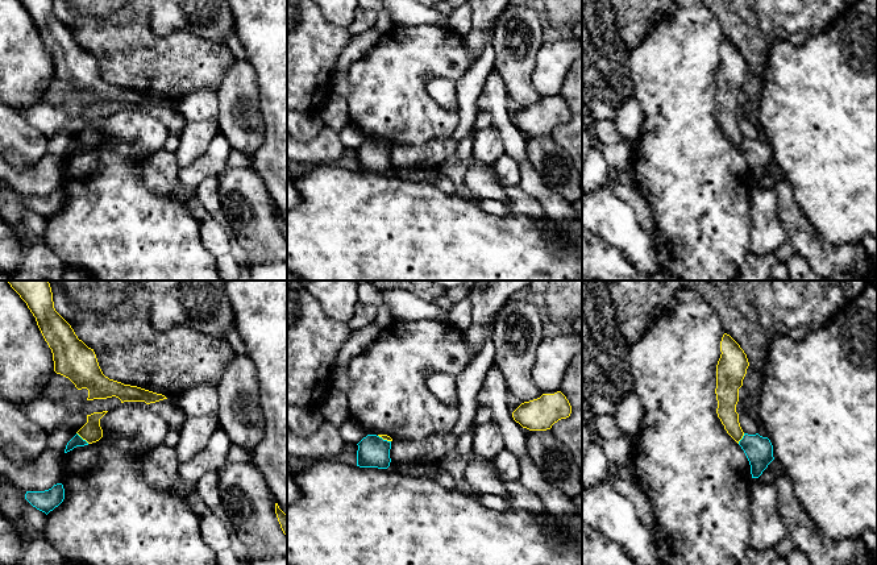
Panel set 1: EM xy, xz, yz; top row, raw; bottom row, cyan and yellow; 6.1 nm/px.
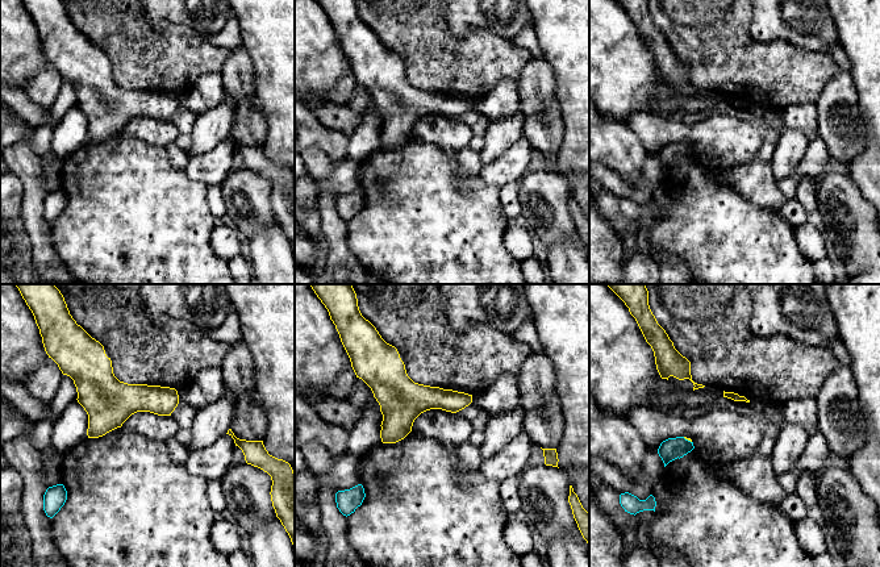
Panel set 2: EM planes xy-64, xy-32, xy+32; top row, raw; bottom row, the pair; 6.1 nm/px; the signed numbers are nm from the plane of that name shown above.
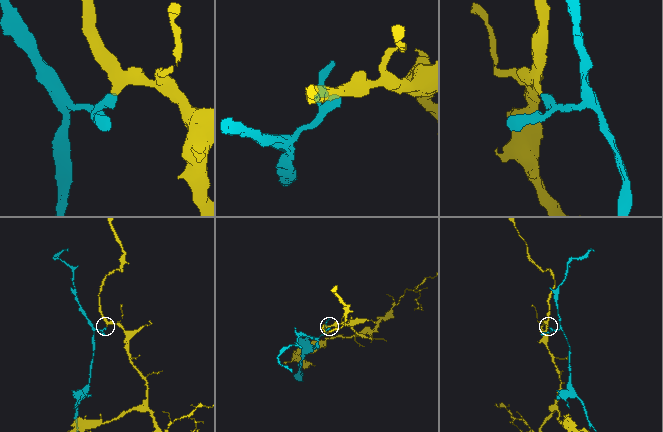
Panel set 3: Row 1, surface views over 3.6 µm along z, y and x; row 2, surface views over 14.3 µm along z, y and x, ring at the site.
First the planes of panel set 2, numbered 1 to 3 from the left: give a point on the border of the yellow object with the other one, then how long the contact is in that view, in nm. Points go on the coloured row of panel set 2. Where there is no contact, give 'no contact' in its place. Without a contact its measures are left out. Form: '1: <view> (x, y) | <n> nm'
1: no contact
2: no contact
3: xy+32 (687, 440) | 70 nm

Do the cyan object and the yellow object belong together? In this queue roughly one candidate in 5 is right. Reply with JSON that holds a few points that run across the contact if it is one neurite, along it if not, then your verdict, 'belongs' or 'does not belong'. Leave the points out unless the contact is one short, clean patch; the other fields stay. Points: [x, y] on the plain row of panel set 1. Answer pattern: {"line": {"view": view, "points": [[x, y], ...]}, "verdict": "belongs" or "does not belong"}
{"line": {"view": "xy", "points": [[77, 137], [88, 148]]}, "verdict": "does not belong"}

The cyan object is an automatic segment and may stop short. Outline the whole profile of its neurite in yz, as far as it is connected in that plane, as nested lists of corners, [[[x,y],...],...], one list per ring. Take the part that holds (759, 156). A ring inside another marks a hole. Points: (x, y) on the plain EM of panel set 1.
[[[744,138],[743,144],[739,146],[739,150],[749,166],[752,183],[758,183],[774,165],[770,145],[760,141],[758,138]]]

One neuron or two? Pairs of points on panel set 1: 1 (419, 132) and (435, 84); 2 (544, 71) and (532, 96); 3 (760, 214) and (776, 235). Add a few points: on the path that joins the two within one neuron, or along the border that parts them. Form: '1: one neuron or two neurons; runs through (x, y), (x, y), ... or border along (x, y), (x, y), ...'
1: two neurons; border along (432, 77), (427, 91), (441, 106), (457, 107)
2: two neurons; border along (535, 57), (532, 87), (543, 98)
3: one neuron; runs through (765, 219), (765, 224), (770, 229)

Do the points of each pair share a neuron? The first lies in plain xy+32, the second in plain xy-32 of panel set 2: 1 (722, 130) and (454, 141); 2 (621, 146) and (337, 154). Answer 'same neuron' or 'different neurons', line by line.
1: same neuron
2: same neuron

